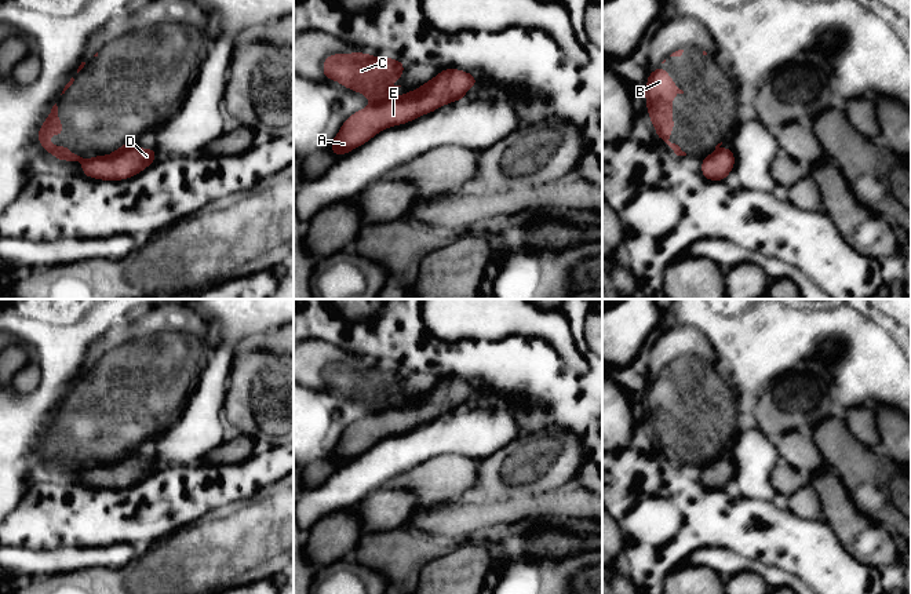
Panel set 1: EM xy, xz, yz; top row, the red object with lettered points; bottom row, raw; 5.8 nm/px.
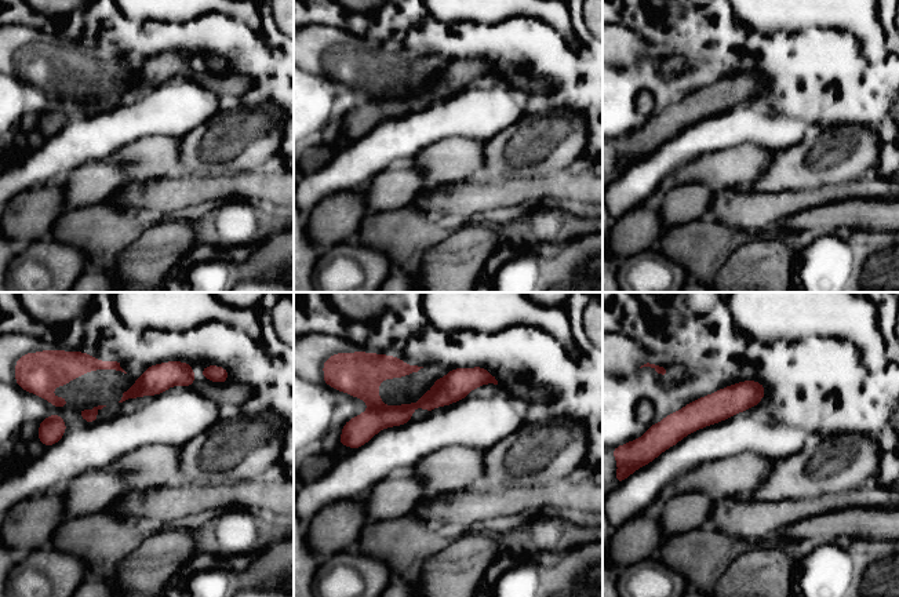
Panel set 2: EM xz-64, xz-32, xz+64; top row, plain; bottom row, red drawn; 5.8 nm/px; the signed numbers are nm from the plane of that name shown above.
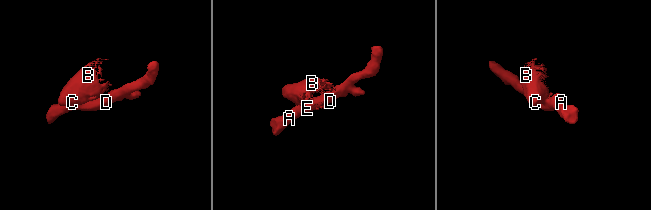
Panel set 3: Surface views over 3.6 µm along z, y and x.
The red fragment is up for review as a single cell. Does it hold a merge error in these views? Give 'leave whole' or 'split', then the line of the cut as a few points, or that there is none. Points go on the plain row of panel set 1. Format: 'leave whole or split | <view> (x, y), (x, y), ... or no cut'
split | xz (398, 405), (372, 411)

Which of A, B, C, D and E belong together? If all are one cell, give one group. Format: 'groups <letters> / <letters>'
groups A D E / B C

